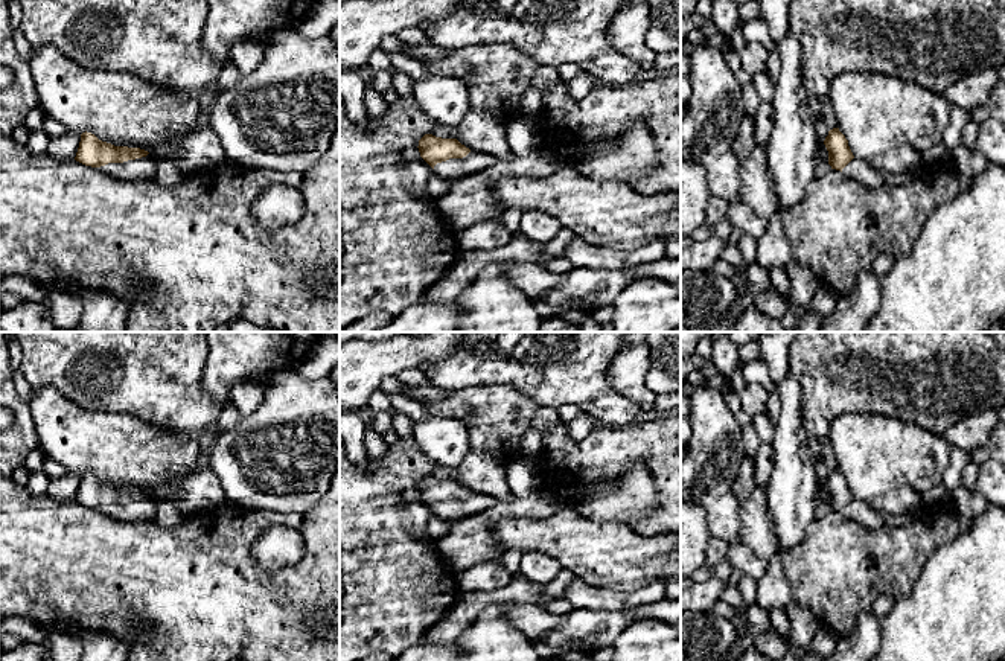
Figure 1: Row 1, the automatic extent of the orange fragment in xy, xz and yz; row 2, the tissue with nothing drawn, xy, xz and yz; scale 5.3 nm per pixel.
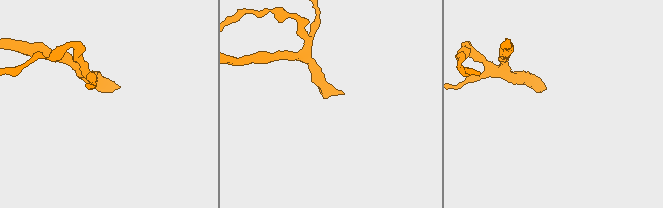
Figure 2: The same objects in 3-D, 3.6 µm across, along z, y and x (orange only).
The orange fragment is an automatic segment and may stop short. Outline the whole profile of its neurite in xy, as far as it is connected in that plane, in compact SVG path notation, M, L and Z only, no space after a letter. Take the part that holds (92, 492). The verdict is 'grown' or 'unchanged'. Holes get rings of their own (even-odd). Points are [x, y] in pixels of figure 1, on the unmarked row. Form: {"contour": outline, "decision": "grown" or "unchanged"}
{"contour": "M87 472L81 475L75 501L85 507L99 509L119 521L155 521L155 503L148 492L114 487Z", "decision": "grown"}

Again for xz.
{"contour": "M425 475L417 489L434 515L452 522L486 512L498 503L490 495L471 492L457 480L442 480L432 475Z", "decision": "grown"}

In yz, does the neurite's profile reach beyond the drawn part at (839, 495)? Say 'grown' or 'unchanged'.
grown

